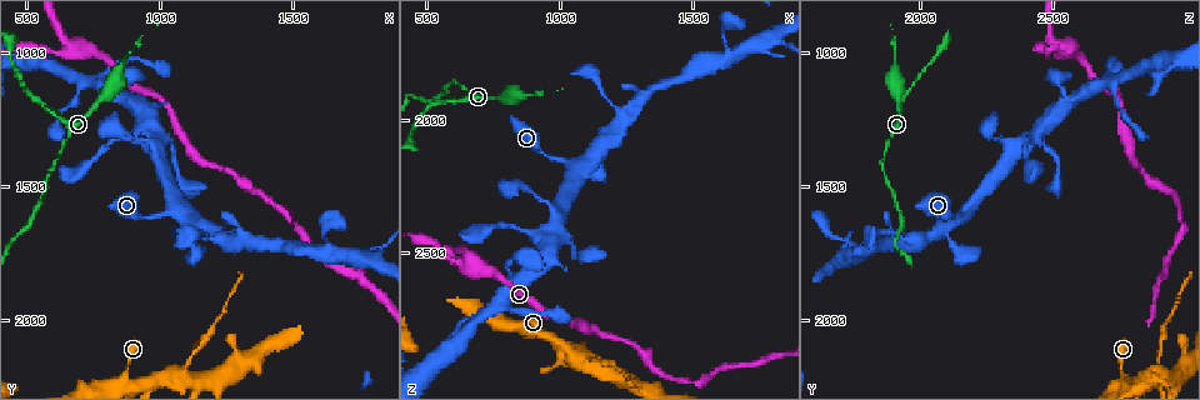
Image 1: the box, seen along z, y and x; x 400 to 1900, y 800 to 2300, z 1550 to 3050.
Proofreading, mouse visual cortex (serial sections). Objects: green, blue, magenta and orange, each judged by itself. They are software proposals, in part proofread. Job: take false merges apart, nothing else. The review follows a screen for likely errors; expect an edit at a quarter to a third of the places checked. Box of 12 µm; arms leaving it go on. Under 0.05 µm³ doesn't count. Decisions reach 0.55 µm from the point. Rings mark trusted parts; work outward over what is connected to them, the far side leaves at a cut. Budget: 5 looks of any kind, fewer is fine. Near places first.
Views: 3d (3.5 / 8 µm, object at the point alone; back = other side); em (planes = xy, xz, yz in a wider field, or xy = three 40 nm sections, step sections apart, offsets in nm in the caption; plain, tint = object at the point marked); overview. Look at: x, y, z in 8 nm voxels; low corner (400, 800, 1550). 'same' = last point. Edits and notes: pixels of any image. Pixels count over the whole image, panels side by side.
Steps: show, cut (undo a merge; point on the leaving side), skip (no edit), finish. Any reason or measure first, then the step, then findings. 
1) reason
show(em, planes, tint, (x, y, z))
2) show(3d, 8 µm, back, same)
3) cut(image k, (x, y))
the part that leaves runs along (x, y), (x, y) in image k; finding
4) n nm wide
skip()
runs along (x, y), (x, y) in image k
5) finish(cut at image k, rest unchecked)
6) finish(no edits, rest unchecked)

sudden change in width
show(3d, 8 µm, (1100, 2180, 2890))

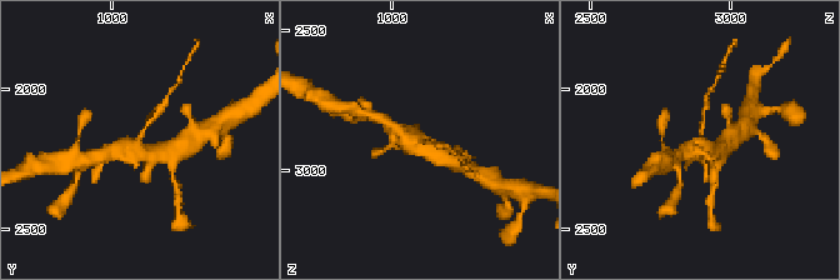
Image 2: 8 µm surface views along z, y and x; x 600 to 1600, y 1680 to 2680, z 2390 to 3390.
show(3d, 3.5 µm, (1090, 2170, 2900))

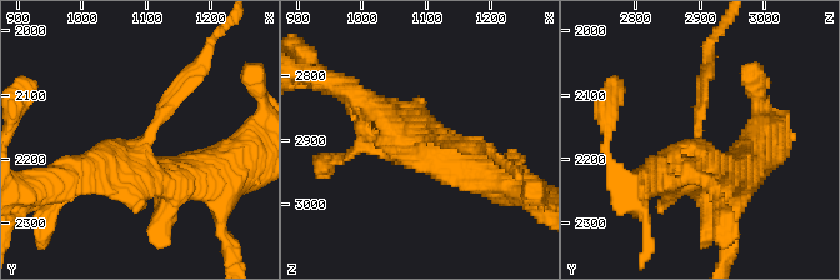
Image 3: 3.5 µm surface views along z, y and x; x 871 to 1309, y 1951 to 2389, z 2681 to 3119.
show(em, xy, step 3, tint, (1095, 2170, 2895))

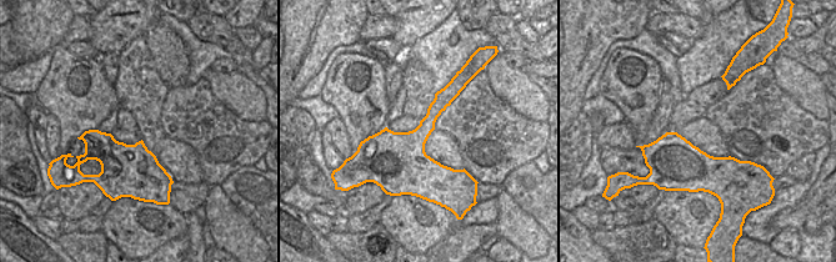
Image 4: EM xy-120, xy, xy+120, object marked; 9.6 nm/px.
3 arms; arms of 150, 250, 500 nm
skip()
runs along (103, 183), (138, 175), (138, 144), (191, 75) in image 3; all the same cell

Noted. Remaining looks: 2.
calibre changes
show(3d, 3.5 µm, (650, 1000, 2540))

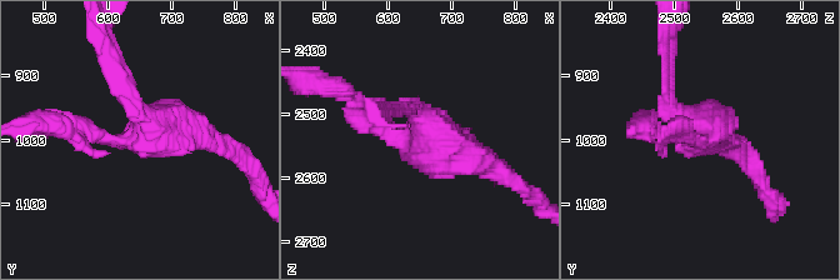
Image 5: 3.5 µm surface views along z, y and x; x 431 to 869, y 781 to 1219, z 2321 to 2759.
show(em, xy, step 3, tint, (645, 1000, 2535))

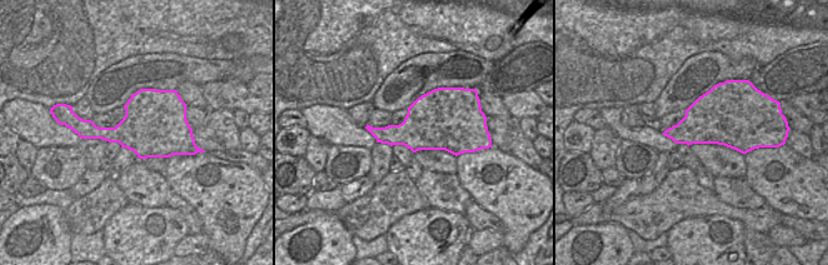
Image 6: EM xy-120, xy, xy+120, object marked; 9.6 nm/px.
skip()
runs along (508, 176), (361, 119) in image 5; all the same cell

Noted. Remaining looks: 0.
finish(no edits, rest unchecked)

